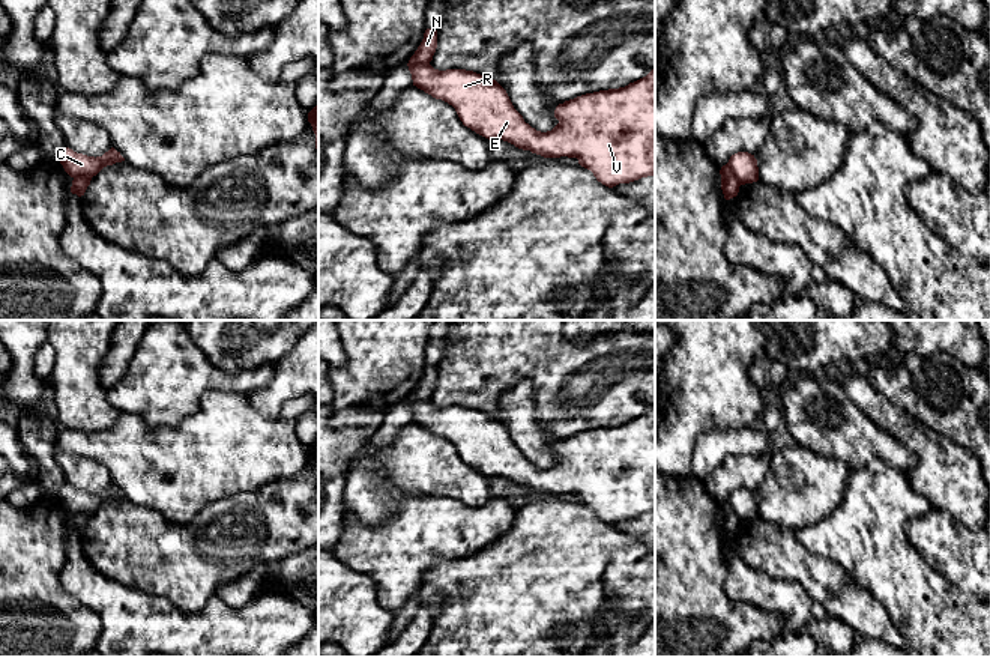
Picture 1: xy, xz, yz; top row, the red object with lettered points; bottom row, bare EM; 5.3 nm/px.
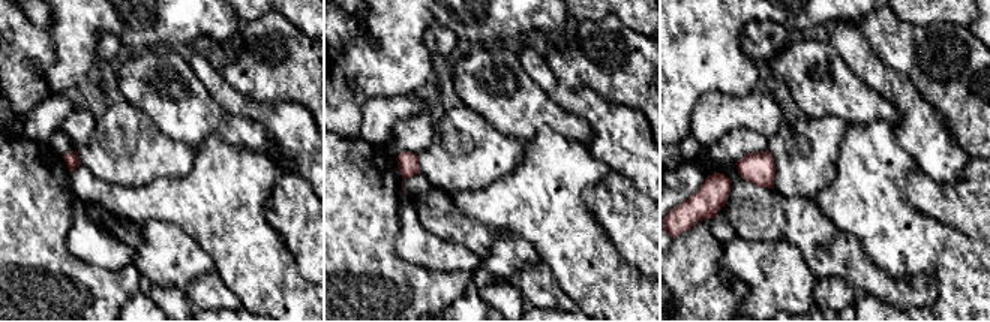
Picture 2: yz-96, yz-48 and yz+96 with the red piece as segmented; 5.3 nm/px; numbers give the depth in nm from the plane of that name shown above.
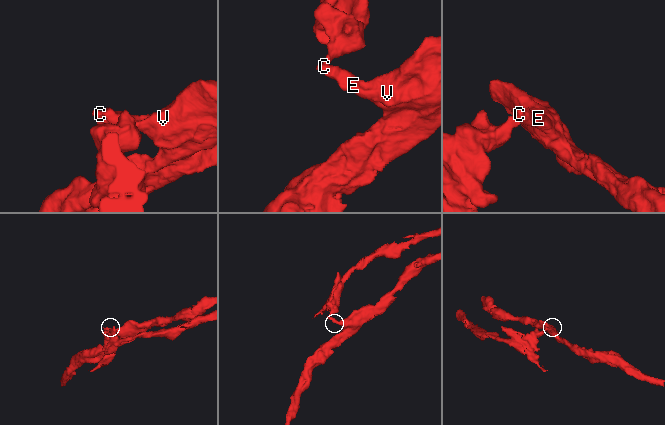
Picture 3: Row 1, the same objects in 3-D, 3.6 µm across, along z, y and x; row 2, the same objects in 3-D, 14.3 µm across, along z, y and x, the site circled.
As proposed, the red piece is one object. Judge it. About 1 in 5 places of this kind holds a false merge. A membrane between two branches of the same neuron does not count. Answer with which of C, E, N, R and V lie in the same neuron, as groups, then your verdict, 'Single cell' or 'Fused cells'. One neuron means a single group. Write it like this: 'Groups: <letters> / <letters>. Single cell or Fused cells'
Groups: C E R V / N. Fused cells

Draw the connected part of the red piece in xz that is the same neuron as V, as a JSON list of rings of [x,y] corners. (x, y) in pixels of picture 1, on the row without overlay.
[[[407,400],[413,422],[452,442],[464,463],[488,477],[503,477],[518,486],[544,495],[577,495],[578,501],[593,510],[598,519],[613,525],[655,511],[655,406],[625,424],[586,430],[559,441],[554,454],[559,460],[547,469],[536,468],[514,445],[506,427],[487,412],[466,406],[434,406],[430,400]]]

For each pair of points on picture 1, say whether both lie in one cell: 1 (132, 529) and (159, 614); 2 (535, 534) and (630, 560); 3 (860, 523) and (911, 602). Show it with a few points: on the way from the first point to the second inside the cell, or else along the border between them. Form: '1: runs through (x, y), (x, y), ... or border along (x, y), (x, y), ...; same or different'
1: border along (120, 582), (159, 596), (185, 612); different
2: border along (639, 555), (621, 551), (609, 566); different
3: runs through (870, 543), (873, 551), (903, 582); same

